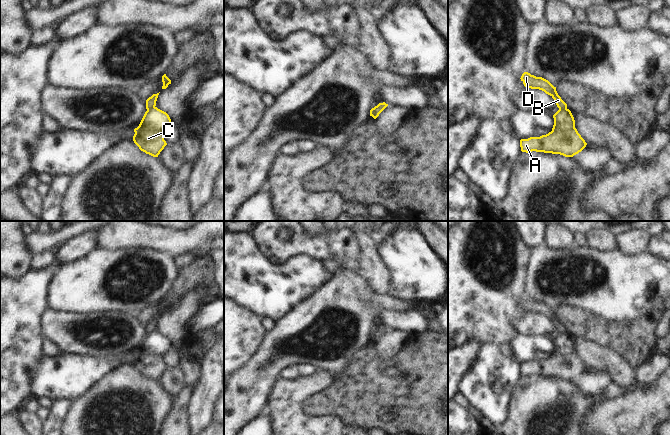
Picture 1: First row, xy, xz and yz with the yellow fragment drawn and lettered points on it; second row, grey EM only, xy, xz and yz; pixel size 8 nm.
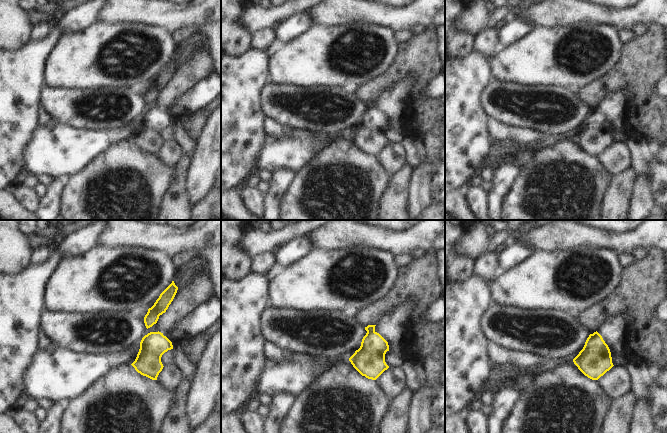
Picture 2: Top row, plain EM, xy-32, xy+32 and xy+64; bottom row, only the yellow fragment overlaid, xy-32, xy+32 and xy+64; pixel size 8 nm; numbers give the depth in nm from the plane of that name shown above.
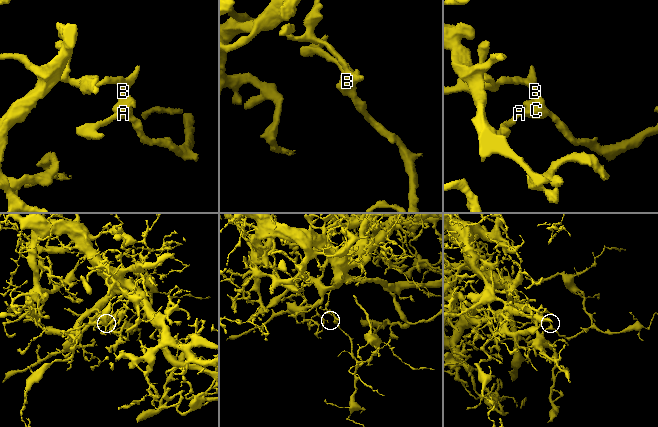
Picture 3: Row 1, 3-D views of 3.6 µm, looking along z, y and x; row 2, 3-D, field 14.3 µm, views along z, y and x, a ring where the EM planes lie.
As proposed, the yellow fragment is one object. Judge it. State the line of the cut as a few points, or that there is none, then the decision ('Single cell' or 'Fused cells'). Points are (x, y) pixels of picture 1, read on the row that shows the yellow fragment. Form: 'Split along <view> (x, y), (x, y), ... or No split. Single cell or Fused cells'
Split along xy (154, 106), (147, 110). Fused cells

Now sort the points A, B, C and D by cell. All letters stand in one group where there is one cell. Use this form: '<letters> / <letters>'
A C / B D

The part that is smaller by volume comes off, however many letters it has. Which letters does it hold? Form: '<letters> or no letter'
A, C

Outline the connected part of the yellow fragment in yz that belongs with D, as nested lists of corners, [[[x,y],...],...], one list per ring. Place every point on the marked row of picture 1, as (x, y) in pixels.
[[[524,72],[520,79],[525,87],[539,89],[550,95],[559,109],[567,109],[567,104],[558,95],[556,87],[554,87],[548,80],[542,77],[536,77],[528,72]]]

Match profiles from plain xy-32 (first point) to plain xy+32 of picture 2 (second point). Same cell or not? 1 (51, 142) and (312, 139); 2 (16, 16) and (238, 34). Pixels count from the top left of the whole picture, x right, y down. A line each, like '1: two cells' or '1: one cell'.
1: one cell
2: one cell

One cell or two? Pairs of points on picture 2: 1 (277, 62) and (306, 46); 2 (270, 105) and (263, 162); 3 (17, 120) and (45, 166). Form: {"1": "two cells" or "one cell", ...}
{"1": "one cell", "2": "two cells", "3": "two cells"}

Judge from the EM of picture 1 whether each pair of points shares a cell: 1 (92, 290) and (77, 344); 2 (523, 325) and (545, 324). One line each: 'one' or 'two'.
1: two
2: one

